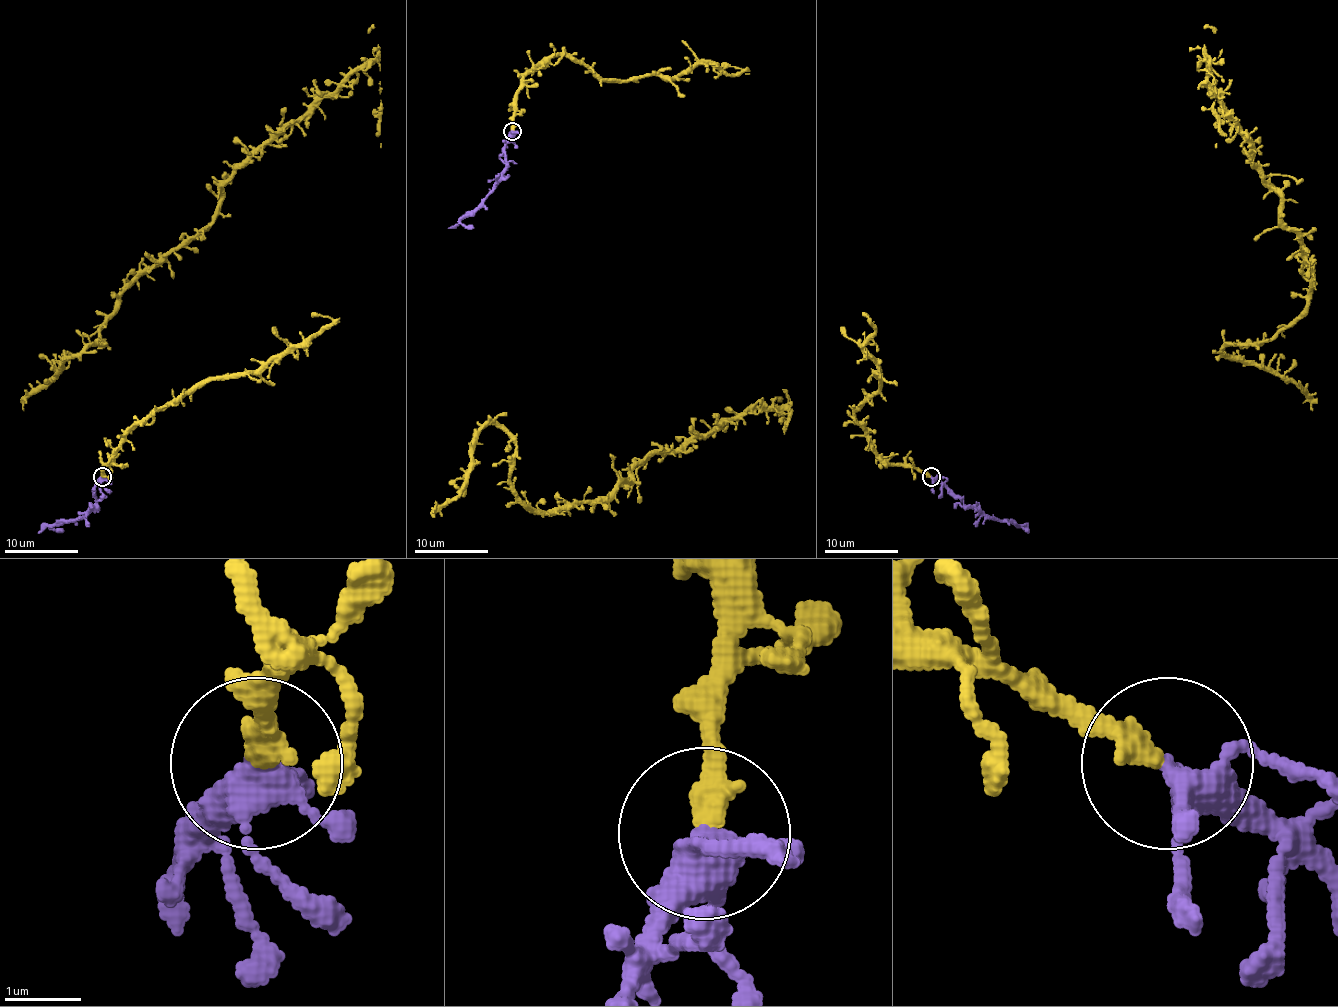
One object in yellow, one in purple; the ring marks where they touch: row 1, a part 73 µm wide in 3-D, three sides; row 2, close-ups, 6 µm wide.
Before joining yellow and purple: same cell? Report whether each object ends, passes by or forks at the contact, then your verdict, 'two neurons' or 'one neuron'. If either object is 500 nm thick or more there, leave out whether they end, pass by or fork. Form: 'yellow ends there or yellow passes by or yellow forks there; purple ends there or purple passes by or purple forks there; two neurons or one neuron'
yellow ends there; purple forks there; one neuron

